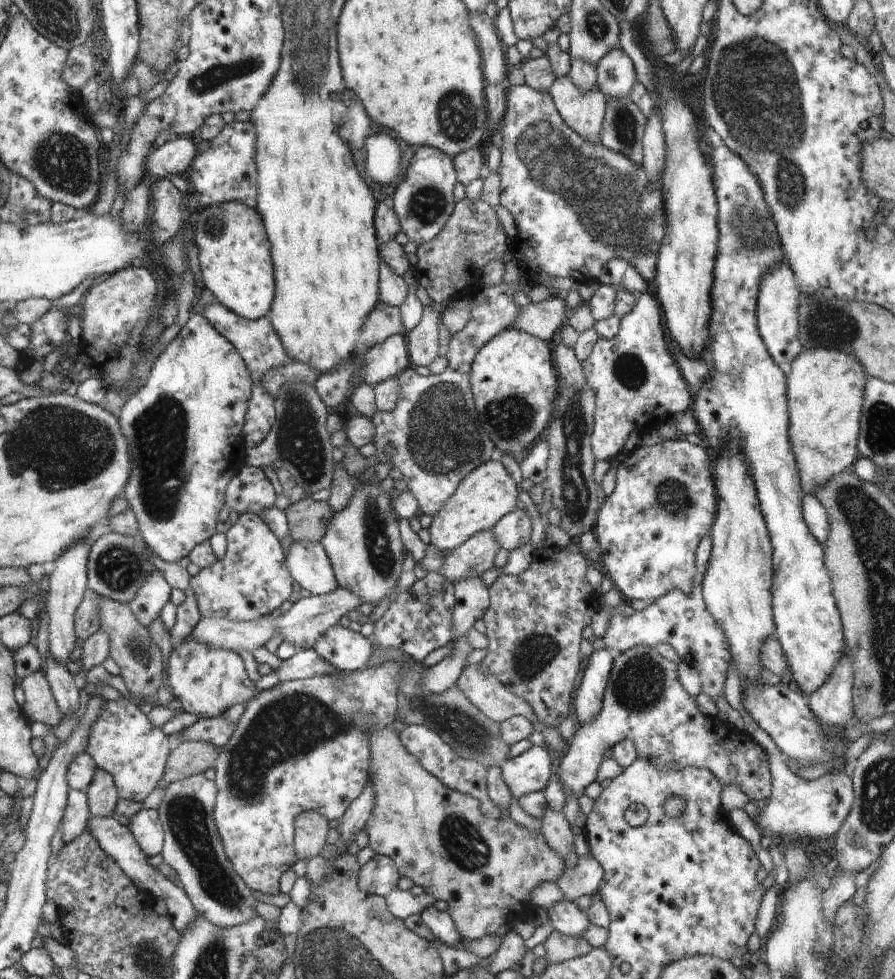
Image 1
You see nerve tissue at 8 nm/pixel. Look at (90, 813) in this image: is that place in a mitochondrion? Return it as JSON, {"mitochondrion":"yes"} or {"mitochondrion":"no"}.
{"mitochondrion":"no"}

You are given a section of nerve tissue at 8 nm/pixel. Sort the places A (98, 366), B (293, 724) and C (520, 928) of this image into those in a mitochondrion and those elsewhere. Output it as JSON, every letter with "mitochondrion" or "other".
{"A":"other","B":"mitochondrion","C":"other"}

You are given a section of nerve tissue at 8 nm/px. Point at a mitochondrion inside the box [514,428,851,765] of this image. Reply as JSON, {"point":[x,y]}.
{"point":[640,686]}

